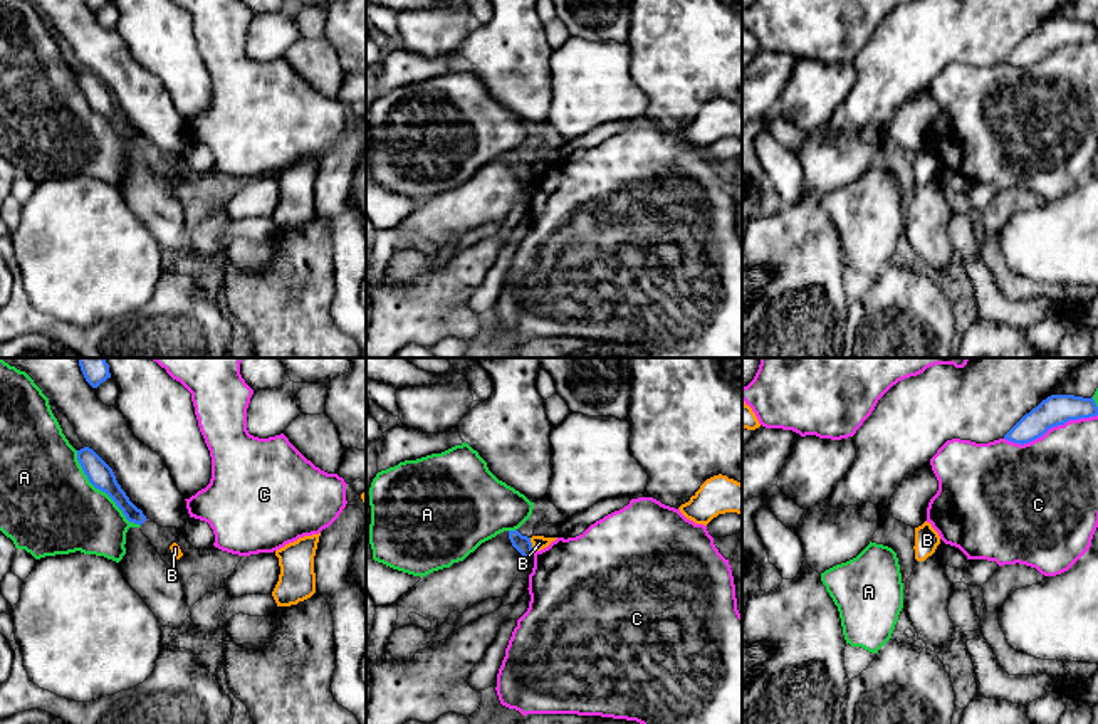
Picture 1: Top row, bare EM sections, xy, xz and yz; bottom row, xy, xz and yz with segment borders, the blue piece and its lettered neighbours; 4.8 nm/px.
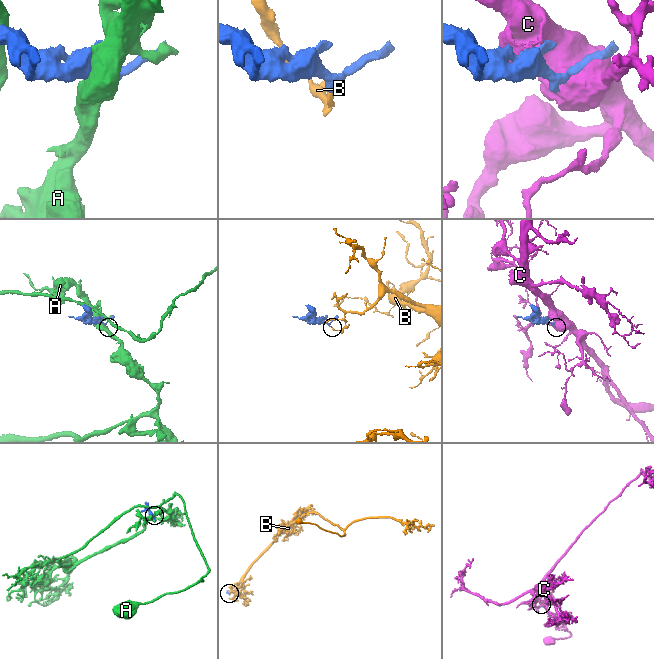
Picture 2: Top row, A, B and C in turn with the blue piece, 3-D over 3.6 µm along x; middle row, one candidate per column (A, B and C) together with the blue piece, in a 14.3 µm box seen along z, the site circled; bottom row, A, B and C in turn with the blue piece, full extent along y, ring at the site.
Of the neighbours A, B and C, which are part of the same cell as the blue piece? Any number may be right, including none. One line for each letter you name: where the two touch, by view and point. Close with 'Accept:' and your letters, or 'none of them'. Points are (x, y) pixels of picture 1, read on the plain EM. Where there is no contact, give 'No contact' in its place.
Accept: none of them

